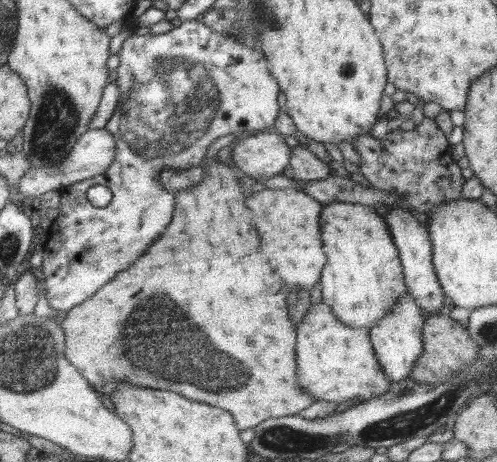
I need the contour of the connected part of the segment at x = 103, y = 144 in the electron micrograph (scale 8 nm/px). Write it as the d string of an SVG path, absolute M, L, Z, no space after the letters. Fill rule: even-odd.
M91 129L77 142L73 152L59 166L31 168L16 185L17 192L27 200L33 200L33 198L42 198L47 192L60 191L63 187L105 174L119 156L120 151L117 150L117 146L117 138L112 132L106 129Z

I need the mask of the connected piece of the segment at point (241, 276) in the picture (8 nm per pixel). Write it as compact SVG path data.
M222 152L215 155L214 162L206 165L201 163L199 166L204 168L203 173L207 174L207 176L202 179L200 183L190 185L188 191L181 191L179 194L175 194L175 200L177 200L177 218L173 218L173 226L169 226L169 230L166 228L165 232L163 233L163 238L167 238L167 240L157 240L157 242L153 244L153 250L150 248L149 254L145 254L145 258L141 258L141 262L137 262L137 264L133 265L133 267L121 273L121 275L117 278L114 278L111 282L105 285L104 288L95 293L95 296L93 296L91 300L82 302L79 306L75 306L73 310L66 313L66 317L61 322L61 325L66 332L65 356L81 371L81 374L84 375L84 377L88 379L90 383L92 383L92 386L95 388L98 395L111 398L119 383L129 383L135 386L149 387L152 389L170 390L171 392L185 395L185 398L189 398L189 400L193 398L193 402L205 402L205 404L209 404L209 406L221 406L223 410L229 410L229 412L233 414L232 417L235 419L237 430L247 430L247 428L253 428L253 426L256 426L256 424L259 424L268 418L279 418L295 415L297 412L299 412L299 410L303 410L303 408L307 408L309 404L313 404L313 398L311 398L309 394L301 392L301 388L297 386L298 380L295 380L295 356L293 356L293 346L295 346L295 328L293 328L293 324L291 324L291 322L289 322L289 318L287 318L286 307L286 298L289 288L286 284L281 282L281 278L279 278L279 282L277 282L277 274L273 274L273 270L269 268L267 260L265 260L265 258L261 256L261 252L259 252L259 237L257 236L257 232L253 230L253 226L249 226L251 214L247 212L247 208L245 208L245 198L243 198L243 194L241 194L244 186L240 186L238 181L241 173L239 170L237 170L237 168L231 166L231 162L225 158Z

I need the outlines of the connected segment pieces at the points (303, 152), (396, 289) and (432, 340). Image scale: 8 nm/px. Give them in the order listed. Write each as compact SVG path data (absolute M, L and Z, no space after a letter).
M298 145L290 148L289 164L283 168L282 175L302 185L307 181L323 180L330 172L329 167L313 156L309 149Z
M331 202L323 205L318 218L320 241L325 255L318 283L321 285L321 302L347 326L368 331L377 319L384 317L396 303L396 298L406 292L402 267L397 249L391 240L387 225L372 207L349 202Z
M424 315L421 344L421 354L418 354L408 374L410 379L418 383L437 384L454 381L458 377L458 370L464 369L478 357L478 345L469 338L466 329L445 315Z

